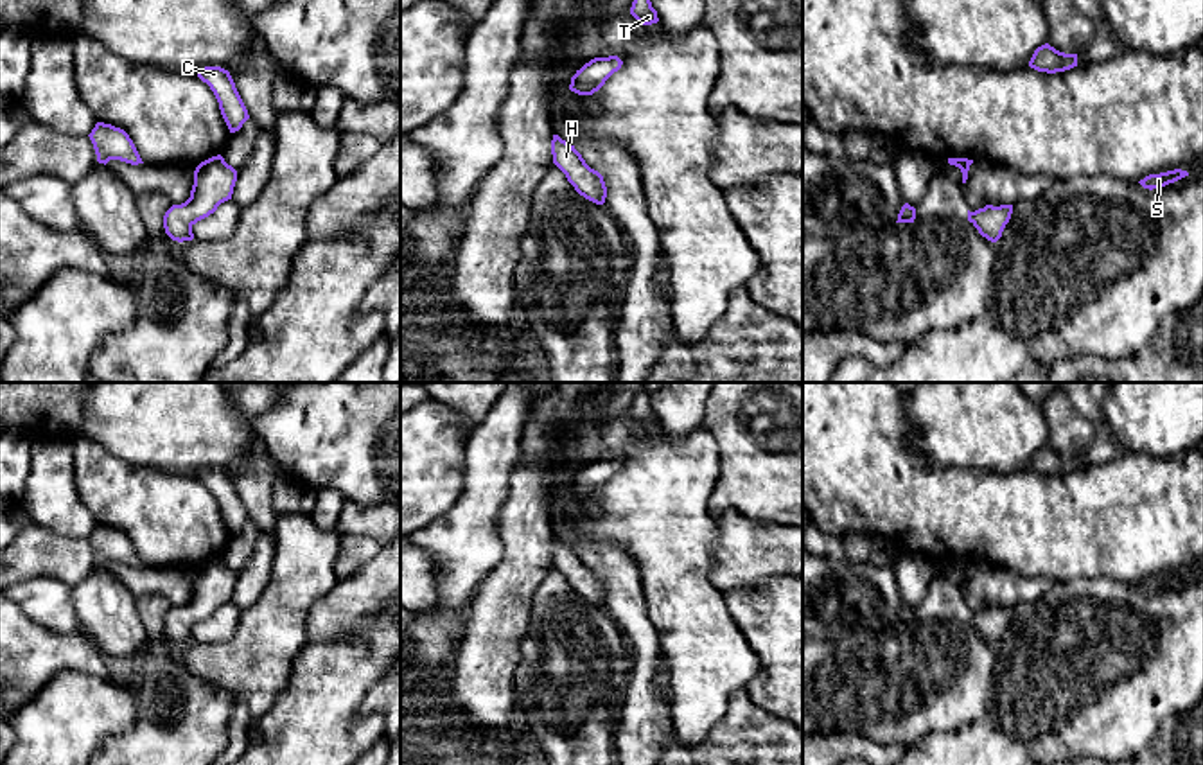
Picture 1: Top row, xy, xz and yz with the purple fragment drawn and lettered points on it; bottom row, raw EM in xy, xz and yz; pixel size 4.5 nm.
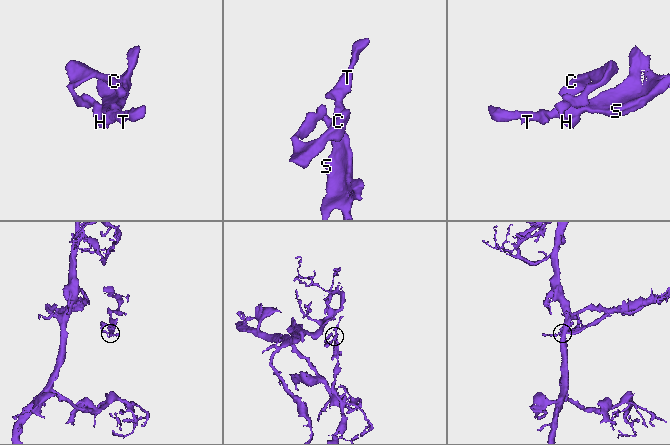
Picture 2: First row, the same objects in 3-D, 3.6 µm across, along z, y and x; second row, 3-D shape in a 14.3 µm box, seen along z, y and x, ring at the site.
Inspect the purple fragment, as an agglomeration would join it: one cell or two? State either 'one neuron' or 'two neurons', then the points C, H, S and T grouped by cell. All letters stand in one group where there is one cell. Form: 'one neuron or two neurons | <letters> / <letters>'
one neuron | C H S T

